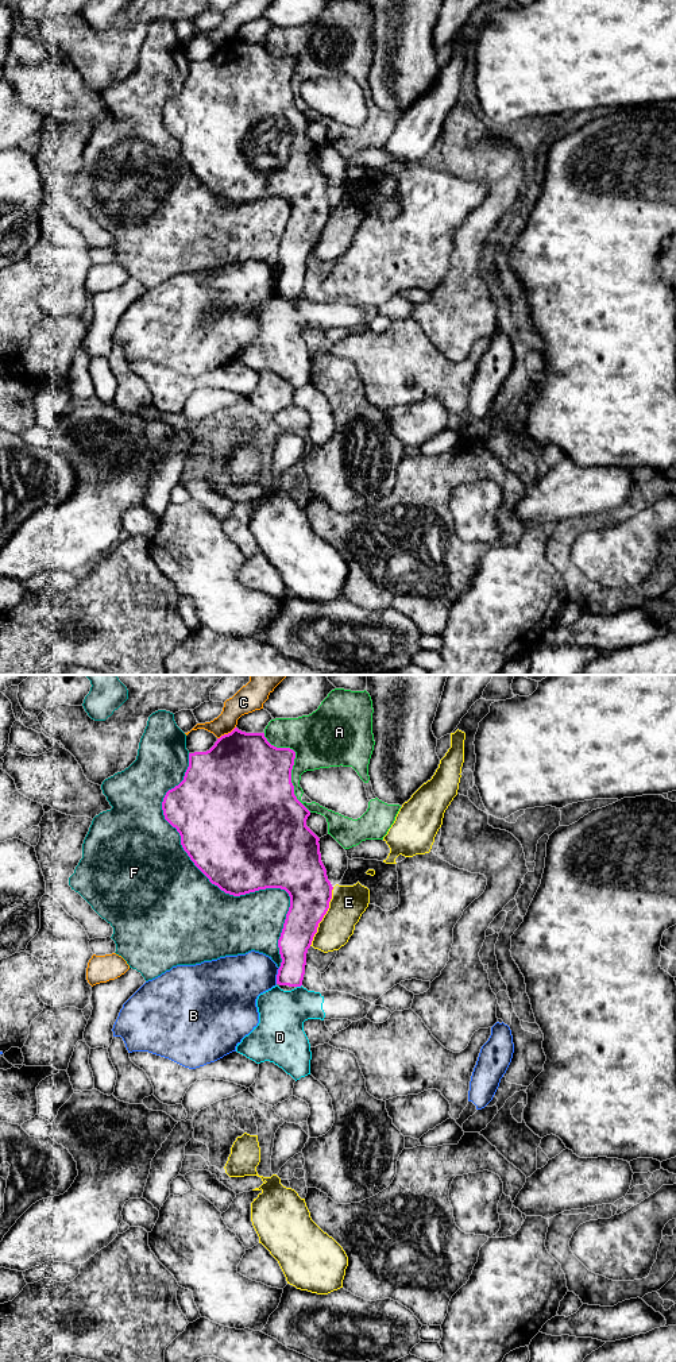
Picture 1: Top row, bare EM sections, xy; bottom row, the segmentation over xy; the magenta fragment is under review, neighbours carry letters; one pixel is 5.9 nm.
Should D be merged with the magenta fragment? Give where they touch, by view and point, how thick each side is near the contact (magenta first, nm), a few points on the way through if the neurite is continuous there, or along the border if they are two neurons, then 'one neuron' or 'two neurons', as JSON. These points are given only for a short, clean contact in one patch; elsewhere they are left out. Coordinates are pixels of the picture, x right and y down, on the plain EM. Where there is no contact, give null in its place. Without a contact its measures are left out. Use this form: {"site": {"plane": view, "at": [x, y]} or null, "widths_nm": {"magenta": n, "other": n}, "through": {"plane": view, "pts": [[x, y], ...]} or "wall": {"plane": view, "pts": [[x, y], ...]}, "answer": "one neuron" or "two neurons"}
{"site": {"plane": "xy", "at": [298, 294]}, "widths_nm": {"magenta": 180, "other": 280}, "wall": {"plane": "xy", "pts": [[301, 293], [297, 296]]}, "answer": "two neurons"}

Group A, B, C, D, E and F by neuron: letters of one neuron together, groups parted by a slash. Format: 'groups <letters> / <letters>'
groups A / B / C / D / E / F

